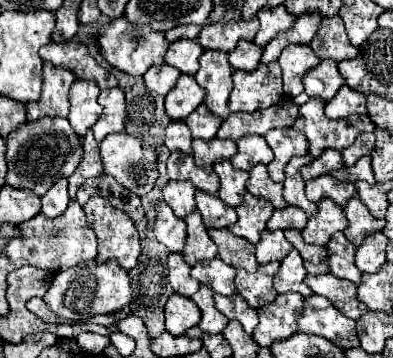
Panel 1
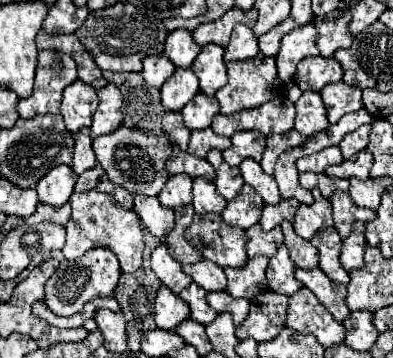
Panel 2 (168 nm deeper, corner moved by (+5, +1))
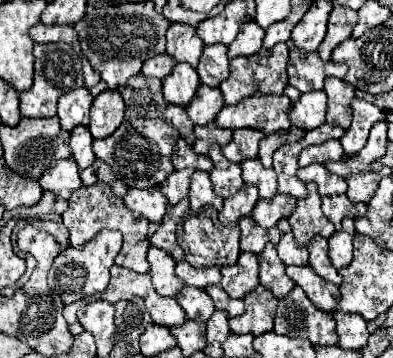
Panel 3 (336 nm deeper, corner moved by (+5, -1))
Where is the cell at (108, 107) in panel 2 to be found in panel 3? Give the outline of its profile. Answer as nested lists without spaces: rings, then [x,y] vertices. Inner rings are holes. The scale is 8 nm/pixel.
[[[104,90],[92,102],[88,130],[92,138],[106,138],[122,124],[122,118],[124,118],[124,100],[120,92]]]

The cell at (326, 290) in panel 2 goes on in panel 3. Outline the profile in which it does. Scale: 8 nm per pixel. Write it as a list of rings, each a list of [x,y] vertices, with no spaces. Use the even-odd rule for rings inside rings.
[[[288,266],[286,274],[306,292],[316,308],[324,312],[334,312],[340,300],[338,286],[322,280],[310,266]]]

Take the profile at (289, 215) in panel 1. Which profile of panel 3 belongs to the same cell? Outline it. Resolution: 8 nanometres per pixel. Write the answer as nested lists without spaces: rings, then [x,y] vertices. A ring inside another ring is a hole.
[[[278,194],[274,196],[274,200],[266,202],[266,200],[258,200],[254,212],[252,212],[252,218],[262,226],[262,228],[272,228],[276,226],[278,220],[282,218],[288,218],[296,208],[296,198],[292,196],[284,196],[284,194]]]

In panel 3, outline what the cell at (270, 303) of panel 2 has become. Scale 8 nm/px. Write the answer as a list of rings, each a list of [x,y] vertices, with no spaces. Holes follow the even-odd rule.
[[[258,286],[244,298],[244,304],[246,312],[238,318],[230,318],[230,330],[234,334],[252,334],[252,336],[270,332],[274,326],[278,298],[270,290]]]

